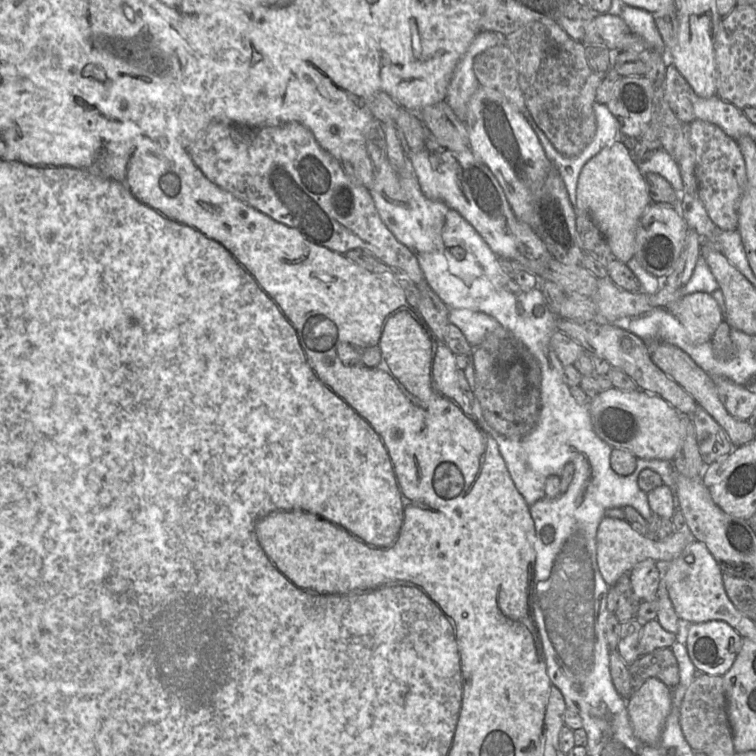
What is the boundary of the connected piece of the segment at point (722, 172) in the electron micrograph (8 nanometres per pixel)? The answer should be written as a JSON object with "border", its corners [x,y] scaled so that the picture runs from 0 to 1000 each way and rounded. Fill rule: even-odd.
{"border":[[[929,159],[911,163],[911,179],[919,201],[923,259],[935,283],[950,304],[975,304],[976,276],[987,247],[985,214],[975,187],[950,167]]]}

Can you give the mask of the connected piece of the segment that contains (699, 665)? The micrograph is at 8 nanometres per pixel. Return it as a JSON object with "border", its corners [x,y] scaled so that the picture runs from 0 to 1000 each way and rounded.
{"border":[[[958,821],[913,825],[906,854],[923,890],[958,894],[980,858],[983,844]]]}

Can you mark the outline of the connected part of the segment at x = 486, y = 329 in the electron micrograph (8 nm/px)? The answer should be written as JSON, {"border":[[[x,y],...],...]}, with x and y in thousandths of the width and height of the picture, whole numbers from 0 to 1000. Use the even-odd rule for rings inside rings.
{"border":[[[595,409],[594,425],[611,438],[623,459],[663,431],[653,419],[622,409]]]}

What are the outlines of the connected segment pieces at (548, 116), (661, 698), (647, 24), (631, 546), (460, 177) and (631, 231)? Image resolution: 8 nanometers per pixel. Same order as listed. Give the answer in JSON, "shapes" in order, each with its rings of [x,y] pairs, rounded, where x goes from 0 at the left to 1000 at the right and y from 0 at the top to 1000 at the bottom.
{"shapes":[[[[735,26],[698,30],[667,50],[680,70],[685,110],[709,165],[747,208],[767,204],[784,184],[788,155],[784,138],[800,97],[786,94],[775,77],[775,60],[754,49]]],[[[869,897],[856,898],[828,926],[837,970],[858,987],[868,987],[889,939],[889,913]]],[[[824,5],[817,19],[836,44],[849,49],[864,65],[880,70],[881,62],[862,17],[844,9]]],[[[800,683],[790,702],[790,746],[798,766],[804,775],[810,776],[824,761],[832,761],[835,753],[847,743],[854,739],[868,743],[888,742],[896,738],[918,714],[917,706],[907,694],[886,710],[870,716],[845,706],[827,687]]],[[[567,177],[562,196],[552,202],[540,204],[540,209],[563,261],[586,266],[606,279],[659,340],[681,344],[685,291],[657,235],[622,194],[607,201],[595,200],[581,193]]],[[[823,187],[802,192],[769,225],[762,253],[763,283],[780,287],[804,319],[812,340],[823,348],[839,341],[843,300],[860,269],[853,234]]]]}

